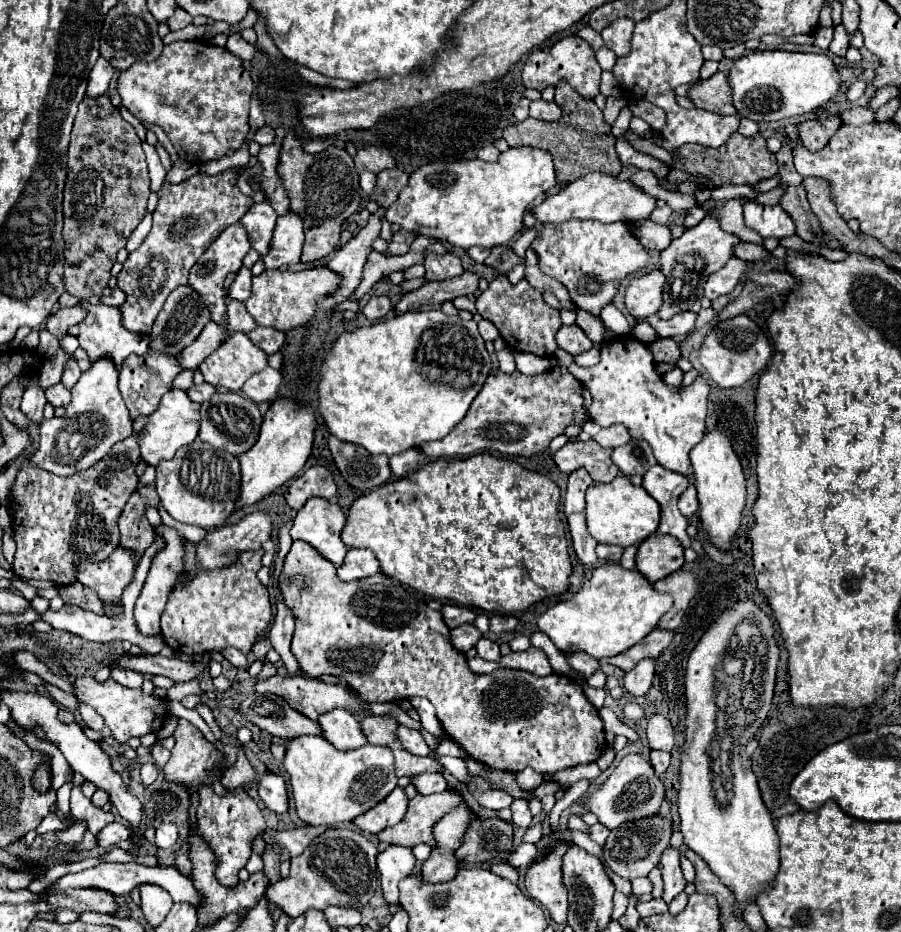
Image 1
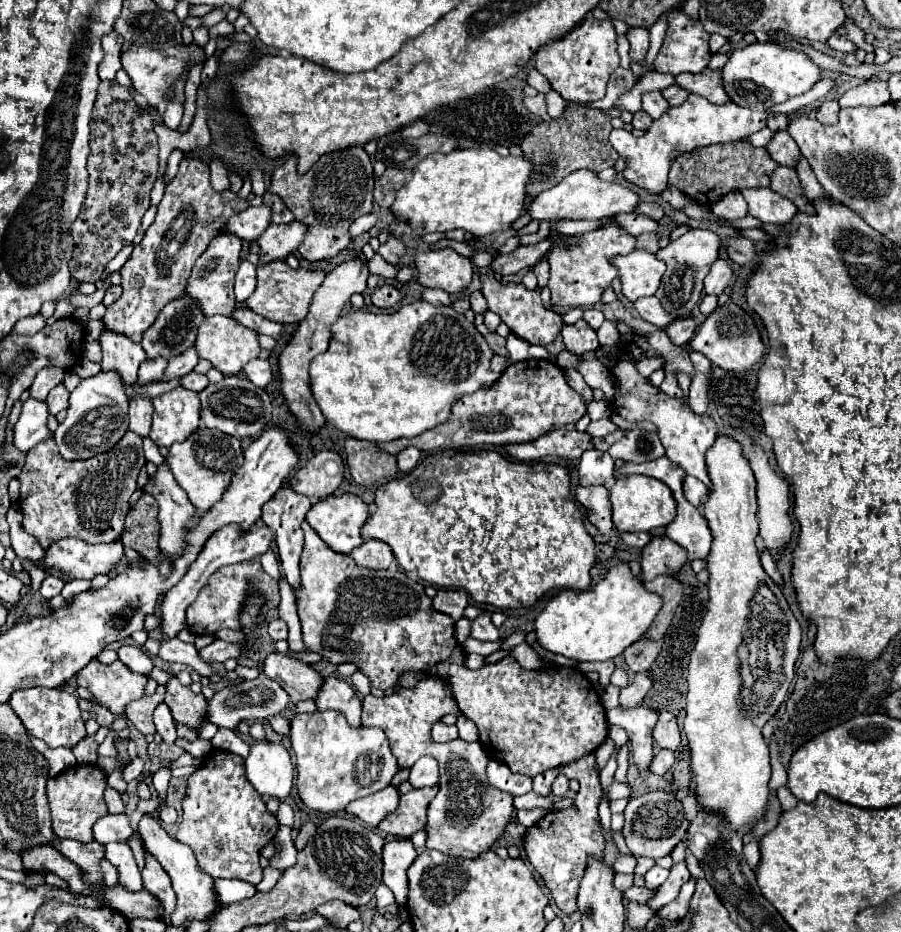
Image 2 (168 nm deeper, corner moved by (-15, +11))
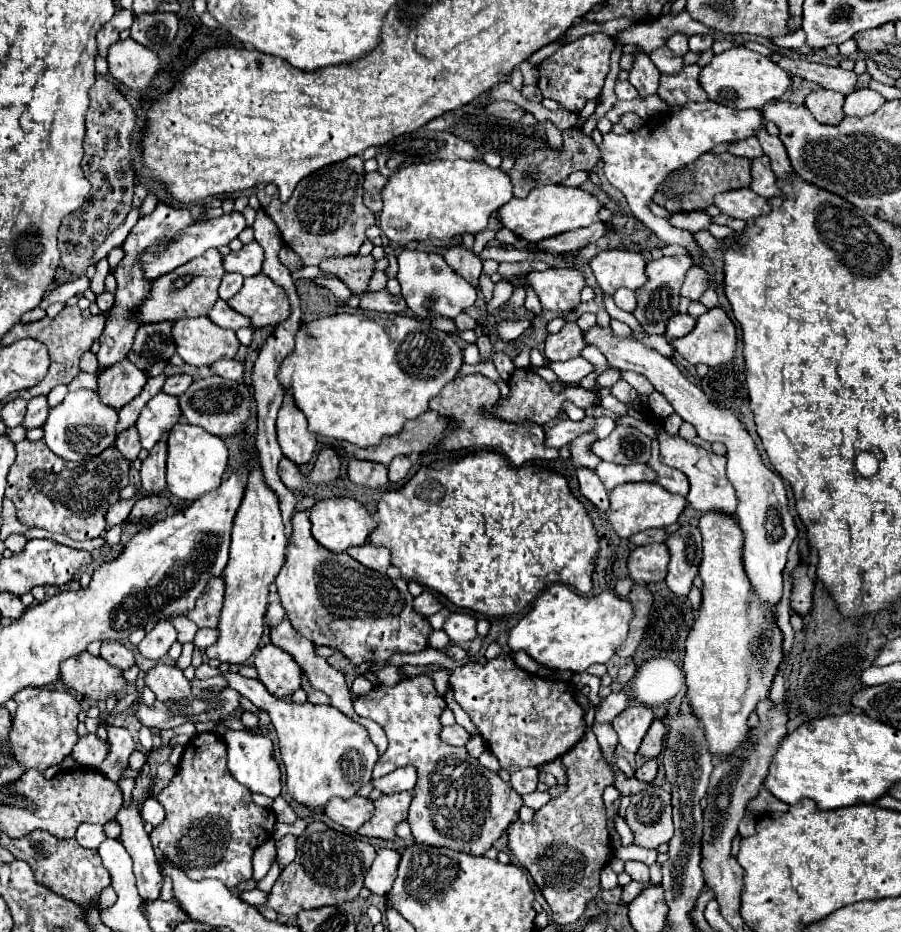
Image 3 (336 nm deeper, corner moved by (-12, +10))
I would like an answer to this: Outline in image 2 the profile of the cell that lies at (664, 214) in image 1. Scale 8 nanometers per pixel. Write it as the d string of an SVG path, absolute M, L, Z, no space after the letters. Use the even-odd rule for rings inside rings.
M640 202L634 213L649 216L657 221L664 217L663 208L657 203L652 202Z

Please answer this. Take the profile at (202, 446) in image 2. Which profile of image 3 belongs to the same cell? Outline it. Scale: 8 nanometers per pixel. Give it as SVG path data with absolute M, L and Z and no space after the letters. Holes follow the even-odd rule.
M180 422L176 428L172 428L172 434L168 434L166 466L168 466L166 470L168 490L180 500L194 502L206 492L214 492L220 488L222 476L228 466L228 448L220 436L214 436L200 426Z

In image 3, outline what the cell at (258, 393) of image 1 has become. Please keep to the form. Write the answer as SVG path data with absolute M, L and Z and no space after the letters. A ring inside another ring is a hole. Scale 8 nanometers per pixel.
M222 360L222 362L214 362L212 370L218 376L224 376L228 380L236 380L236 382L244 382L244 364L238 360Z

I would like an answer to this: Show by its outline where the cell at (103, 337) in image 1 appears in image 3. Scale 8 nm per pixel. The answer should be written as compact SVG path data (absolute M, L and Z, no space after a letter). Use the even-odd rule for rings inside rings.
M124 358L122 362L116 362L98 374L98 394L102 402L108 402L108 406L120 410L120 406L128 404L136 394L140 394L146 380L146 372Z

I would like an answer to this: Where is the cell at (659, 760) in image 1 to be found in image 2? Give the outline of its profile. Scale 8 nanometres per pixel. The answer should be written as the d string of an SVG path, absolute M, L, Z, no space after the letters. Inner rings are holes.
M661 749L655 757L653 757L653 763L651 763L651 771L655 775L665 775L667 769L673 765L675 761L675 753L673 751L667 751L667 749Z

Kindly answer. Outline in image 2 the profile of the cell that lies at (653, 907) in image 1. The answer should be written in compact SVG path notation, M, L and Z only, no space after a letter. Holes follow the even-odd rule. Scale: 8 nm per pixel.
M629 887L627 891L623 891L623 897L625 897L627 901L637 901L637 903L643 903L643 901L649 901L651 893L655 893L655 891L647 889L647 887Z

